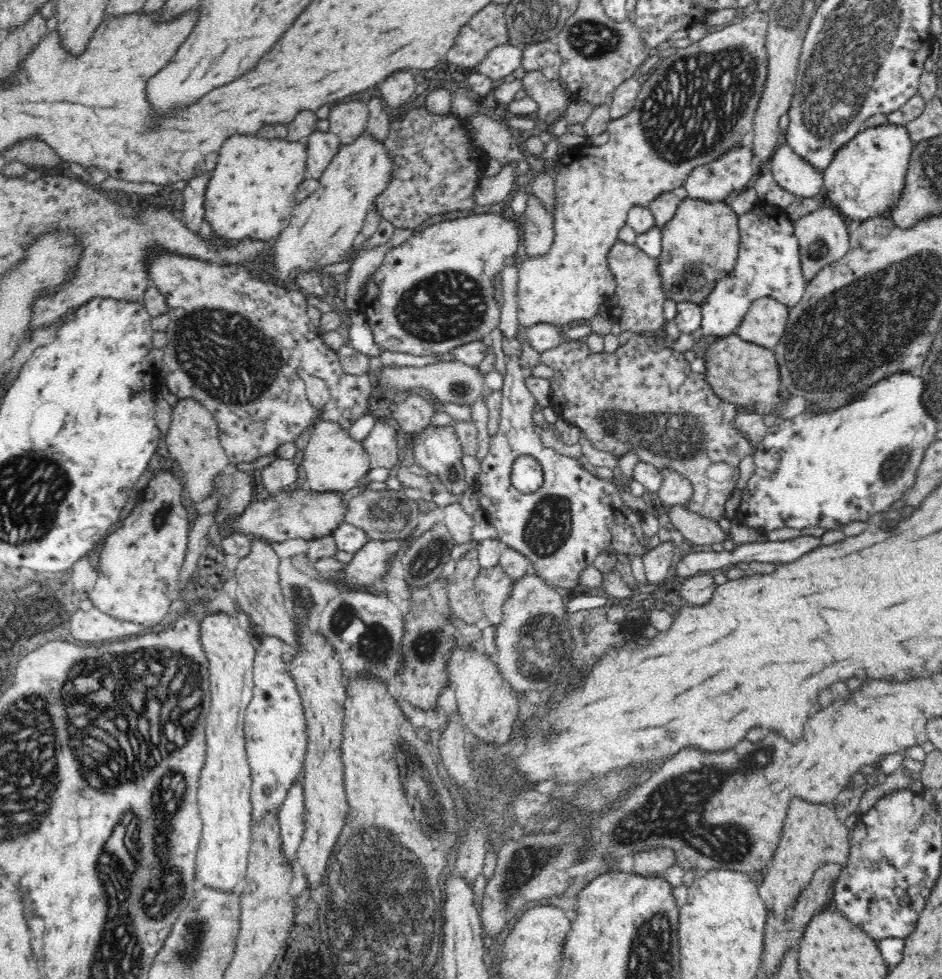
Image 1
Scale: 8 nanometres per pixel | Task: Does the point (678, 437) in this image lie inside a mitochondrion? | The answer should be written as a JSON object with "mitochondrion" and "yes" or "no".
{"mitochondrion":"yes"}

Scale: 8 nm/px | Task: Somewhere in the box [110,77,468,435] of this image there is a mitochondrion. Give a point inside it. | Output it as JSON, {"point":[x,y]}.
{"point":[224,354]}

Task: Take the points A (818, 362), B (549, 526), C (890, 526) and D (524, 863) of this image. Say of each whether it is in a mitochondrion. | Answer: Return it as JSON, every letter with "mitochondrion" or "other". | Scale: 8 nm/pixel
{"A":"mitochondrion","B":"mitochondrion","C":"other","D":"mitochondrion"}

